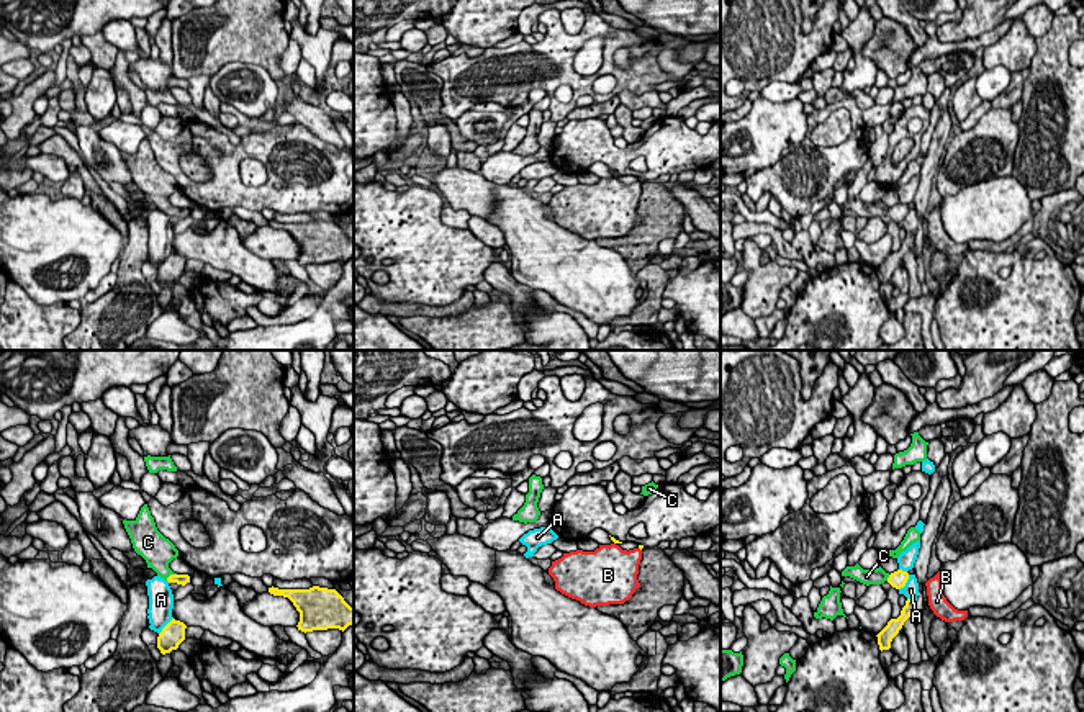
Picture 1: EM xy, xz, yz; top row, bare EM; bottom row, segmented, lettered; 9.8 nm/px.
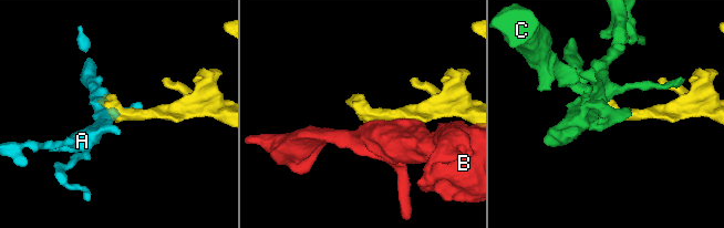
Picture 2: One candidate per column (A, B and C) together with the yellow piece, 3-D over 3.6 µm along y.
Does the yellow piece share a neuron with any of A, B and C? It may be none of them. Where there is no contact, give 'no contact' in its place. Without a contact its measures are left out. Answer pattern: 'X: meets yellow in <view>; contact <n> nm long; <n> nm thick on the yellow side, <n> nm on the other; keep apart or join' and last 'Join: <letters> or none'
A: meets yellow in yz; contact 190 nm long; 170 nm thick on the yellow side, 160 nm on the other; keep apart
B: no contact; keep apart
C: meets yellow in xy; contact 130 nm long; 100 nm thick on the yellow side, 280 nm on the other; join
Join: C

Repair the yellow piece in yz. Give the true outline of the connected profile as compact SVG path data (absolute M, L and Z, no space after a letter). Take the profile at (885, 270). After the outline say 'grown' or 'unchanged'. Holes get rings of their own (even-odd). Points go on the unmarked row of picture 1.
M912 232L906 234L906 239L901 244L901 249L897 252L891 252L888 259L876 268L879 283L889 283L892 272L899 267L904 255L910 250L910 247L915 244L915 236Z; unchanged

